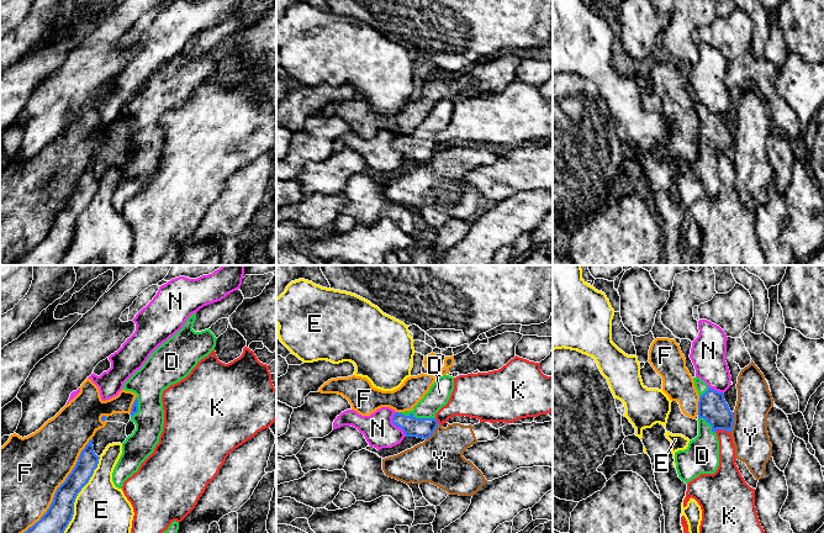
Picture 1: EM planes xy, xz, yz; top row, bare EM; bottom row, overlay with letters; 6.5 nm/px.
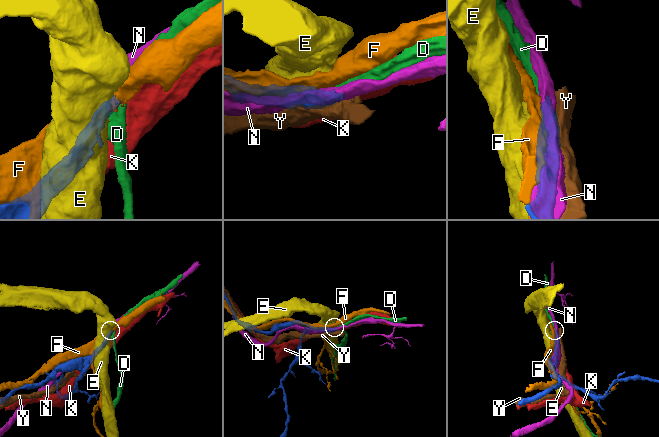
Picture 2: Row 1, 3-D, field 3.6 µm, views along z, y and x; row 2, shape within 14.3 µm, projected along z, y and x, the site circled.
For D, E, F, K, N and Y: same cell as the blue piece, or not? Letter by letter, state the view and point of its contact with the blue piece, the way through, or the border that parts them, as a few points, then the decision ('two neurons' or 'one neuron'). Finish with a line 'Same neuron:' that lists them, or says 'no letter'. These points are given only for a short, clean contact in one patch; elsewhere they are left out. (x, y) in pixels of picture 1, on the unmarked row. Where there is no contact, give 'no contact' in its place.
D: meets blue in xz at (415, 141); one neuron
E: meets blue in xy at (75, 221); two neurons
F: meets blue in xy at (54, 217); two neurons
K: meets blue in yz at (722, 152); two neurons
N: meets blue in xz at (395, 148); two neurons
Y: meets blue in yz at (733, 146); two neurons
Same neuron: D

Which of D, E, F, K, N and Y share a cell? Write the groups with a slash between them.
D / E / F / K / N / Y

